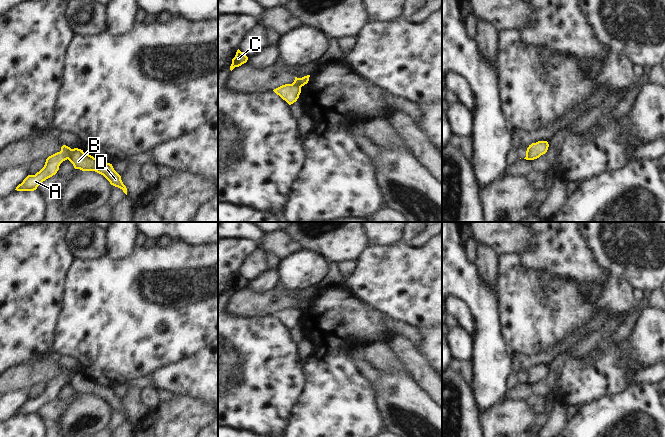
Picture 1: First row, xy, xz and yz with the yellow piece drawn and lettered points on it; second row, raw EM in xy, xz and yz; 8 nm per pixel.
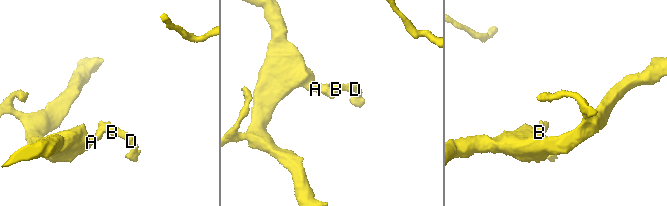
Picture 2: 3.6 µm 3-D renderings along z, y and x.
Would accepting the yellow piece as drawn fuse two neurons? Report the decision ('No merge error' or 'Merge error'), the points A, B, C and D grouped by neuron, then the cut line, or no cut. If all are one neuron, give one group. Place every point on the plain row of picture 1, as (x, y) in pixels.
Merge error. Groups: A C / B D. Split along xy (70, 372), (67, 375), (67, 382)

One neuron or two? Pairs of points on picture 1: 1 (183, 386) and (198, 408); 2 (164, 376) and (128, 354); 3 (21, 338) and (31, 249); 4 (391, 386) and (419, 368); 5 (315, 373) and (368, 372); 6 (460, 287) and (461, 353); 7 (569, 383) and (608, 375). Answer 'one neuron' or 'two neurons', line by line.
1: two neurons
2: two neurons
3: one neuron
4: two neurons
5: two neurons
6: two neurons
7: one neuron

